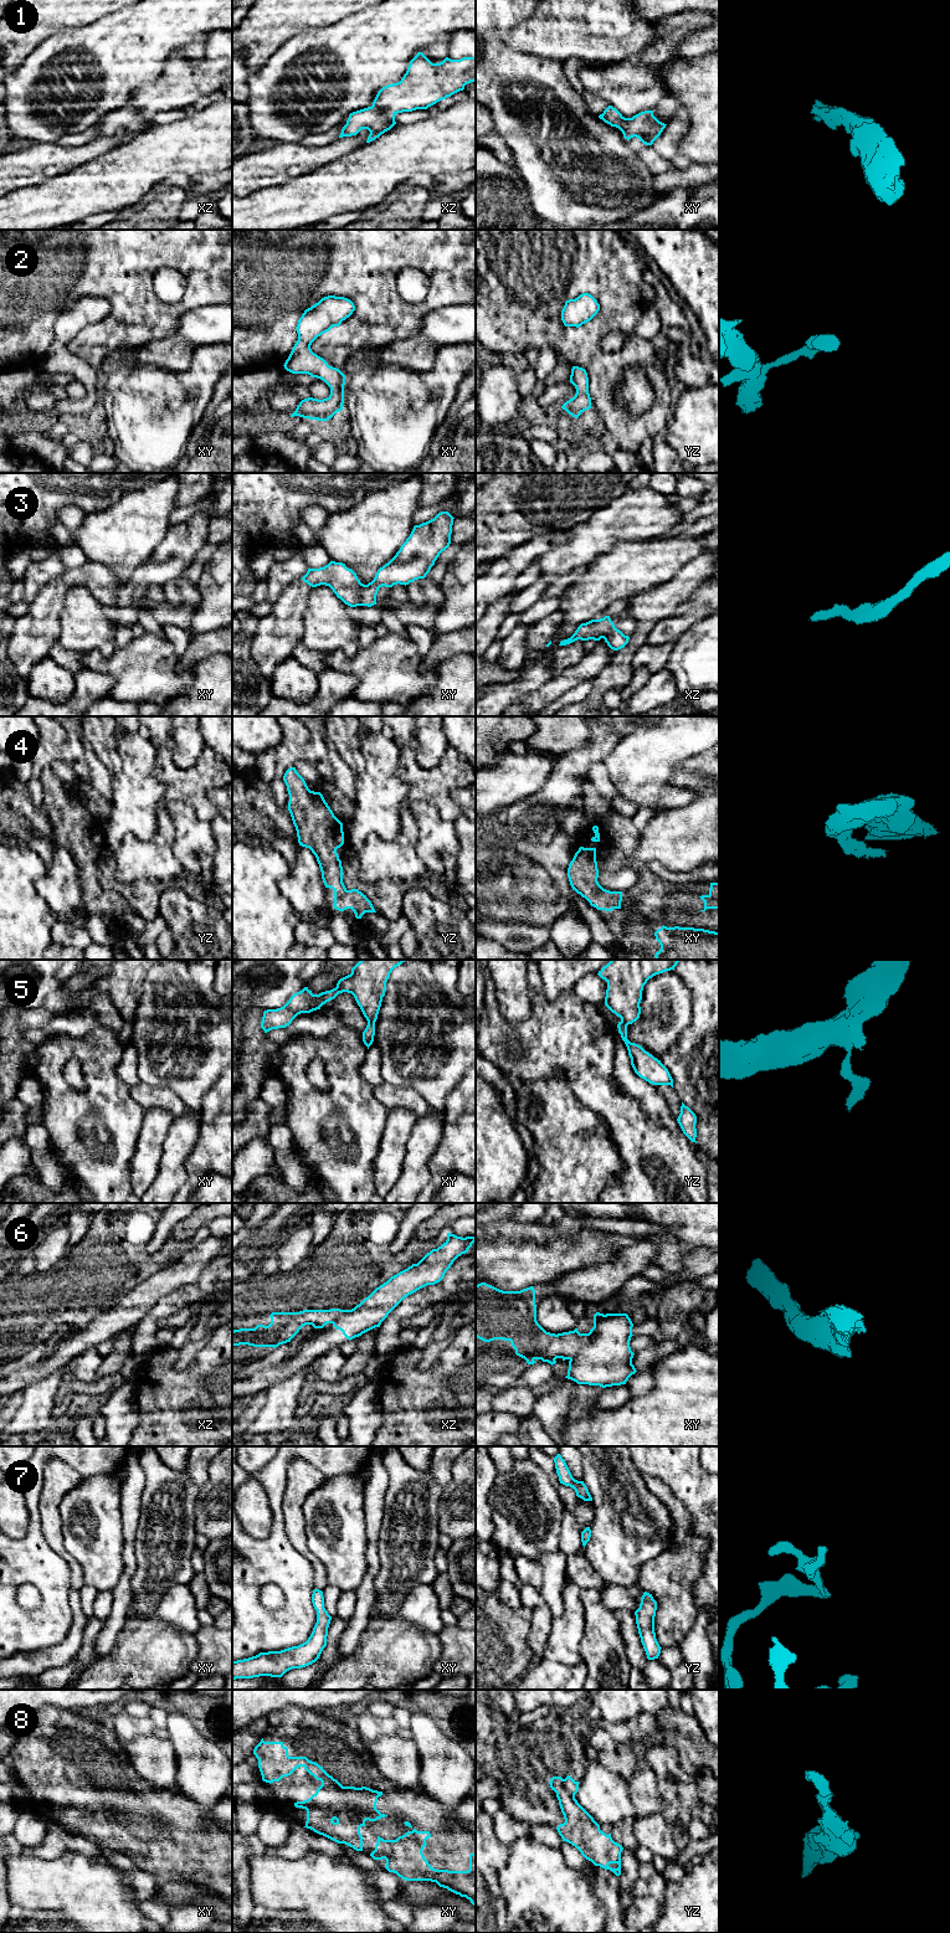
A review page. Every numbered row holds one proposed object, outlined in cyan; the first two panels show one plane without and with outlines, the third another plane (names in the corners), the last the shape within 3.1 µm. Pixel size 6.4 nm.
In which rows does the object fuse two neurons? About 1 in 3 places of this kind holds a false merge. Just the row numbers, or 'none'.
5, 6

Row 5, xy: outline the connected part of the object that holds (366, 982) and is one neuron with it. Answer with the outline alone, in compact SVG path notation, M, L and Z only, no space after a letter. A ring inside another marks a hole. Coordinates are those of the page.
M360 960L351 973L340 978L337 987L313 994L308 987L294 993L281 1008L263 1012L261 1028L265 1033L286 1028L301 1013L320 1009L339 993L351 993L368 1023L375 1023L386 991L386 982L395 967L407 960Z

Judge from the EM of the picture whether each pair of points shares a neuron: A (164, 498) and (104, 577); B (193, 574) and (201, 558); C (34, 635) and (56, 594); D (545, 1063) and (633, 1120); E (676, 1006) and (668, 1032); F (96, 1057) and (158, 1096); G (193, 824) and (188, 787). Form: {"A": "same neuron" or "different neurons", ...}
{"A": "different neurons", "B": "same neuron", "C": "same neuron", "D": "same neuron", "E": "same neuron", "F": "same neuron", "G": "different neurons"}

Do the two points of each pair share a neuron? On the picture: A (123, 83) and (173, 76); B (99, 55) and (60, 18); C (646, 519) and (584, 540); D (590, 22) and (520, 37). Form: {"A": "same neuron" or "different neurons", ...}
{"A": "different neurons", "B": "different neurons", "C": "same neuron", "D": "same neuron"}

